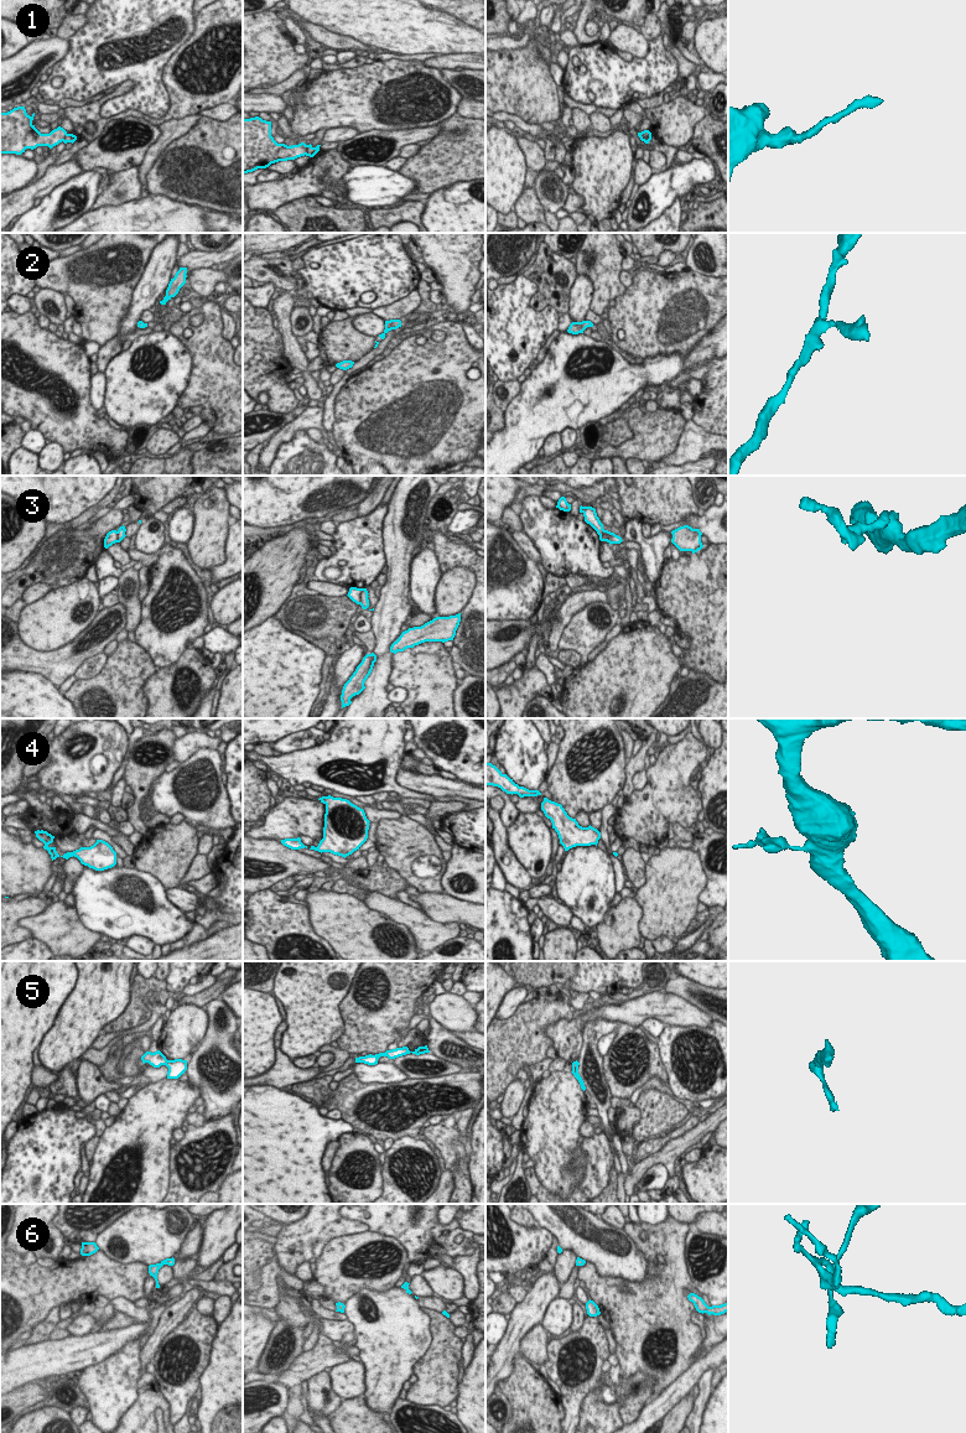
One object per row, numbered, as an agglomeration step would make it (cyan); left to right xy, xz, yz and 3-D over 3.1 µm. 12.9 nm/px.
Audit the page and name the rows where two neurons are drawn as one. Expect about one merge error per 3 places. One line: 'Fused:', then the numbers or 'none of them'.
Fused: 1, 3, 5

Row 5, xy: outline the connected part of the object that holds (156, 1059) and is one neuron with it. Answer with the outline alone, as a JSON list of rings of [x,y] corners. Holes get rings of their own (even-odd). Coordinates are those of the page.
[[[146,1052],[142,1056],[141,1056],[142,1063],[149,1063],[150,1065],[152,1065],[154,1068],[160,1068],[161,1065],[165,1065],[168,1060],[166,1059],[166,1056],[160,1052]]]

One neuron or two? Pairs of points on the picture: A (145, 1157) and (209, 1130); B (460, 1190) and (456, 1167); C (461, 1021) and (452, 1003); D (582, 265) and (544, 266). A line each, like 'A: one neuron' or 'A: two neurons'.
A: two neurons
B: one neuron
C: one neuron
D: two neurons

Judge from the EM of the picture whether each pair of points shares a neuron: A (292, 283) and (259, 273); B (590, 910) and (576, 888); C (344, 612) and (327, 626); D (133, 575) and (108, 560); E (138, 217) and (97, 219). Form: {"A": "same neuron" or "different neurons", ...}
{"A": "same neuron", "B": "same neuron", "C": "same neuron", "D": "different neurons", "E": "same neuron"}

